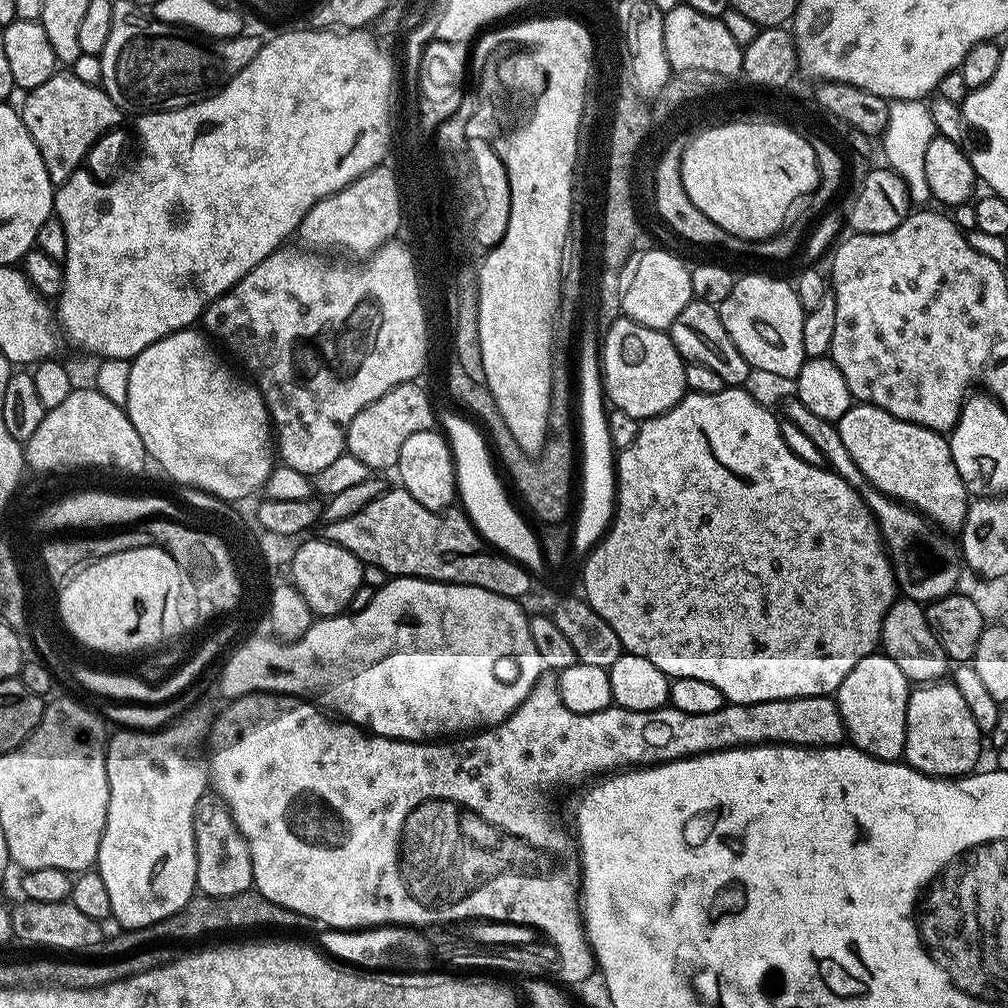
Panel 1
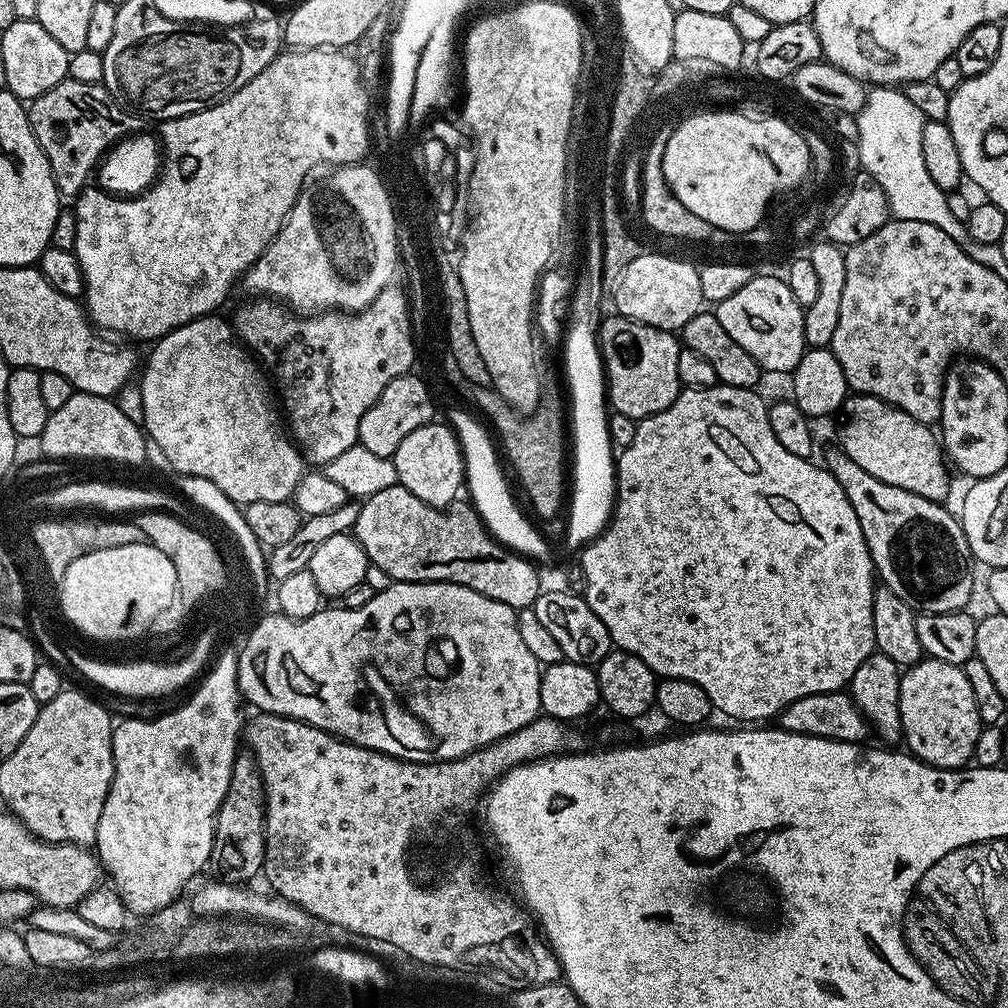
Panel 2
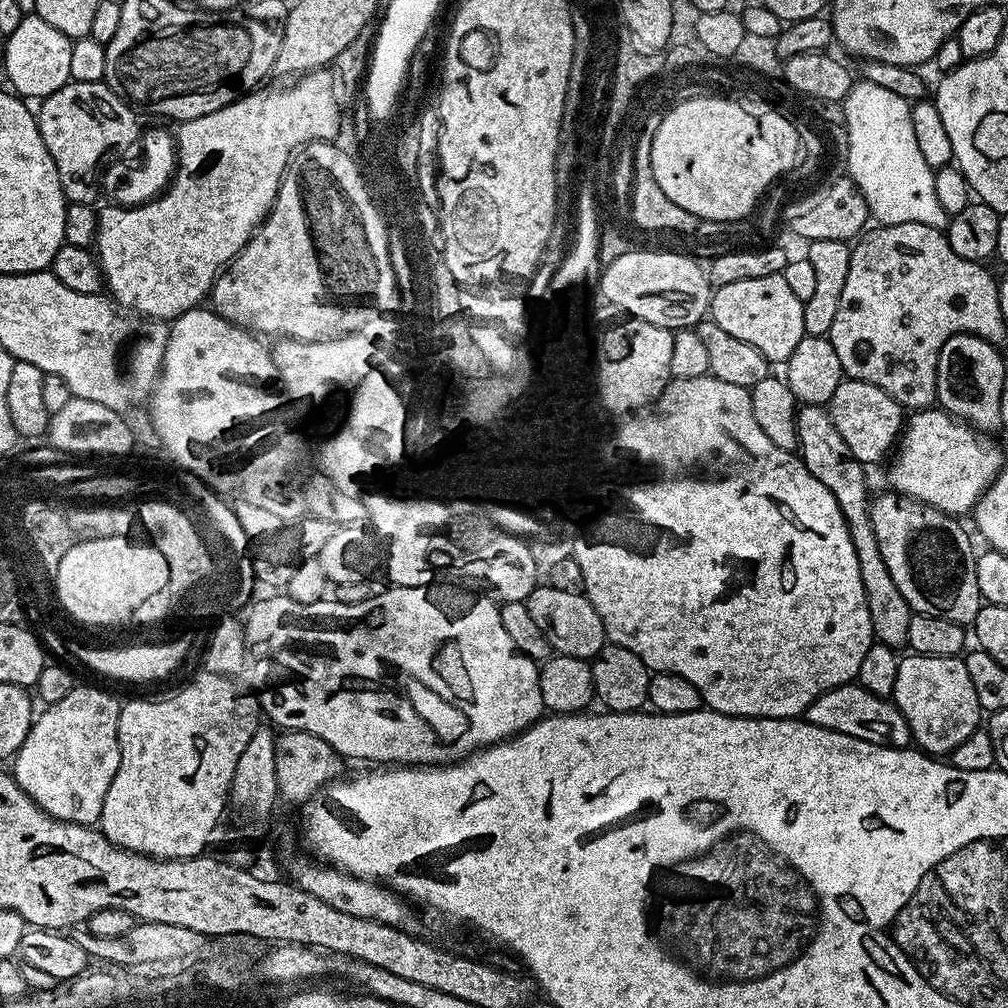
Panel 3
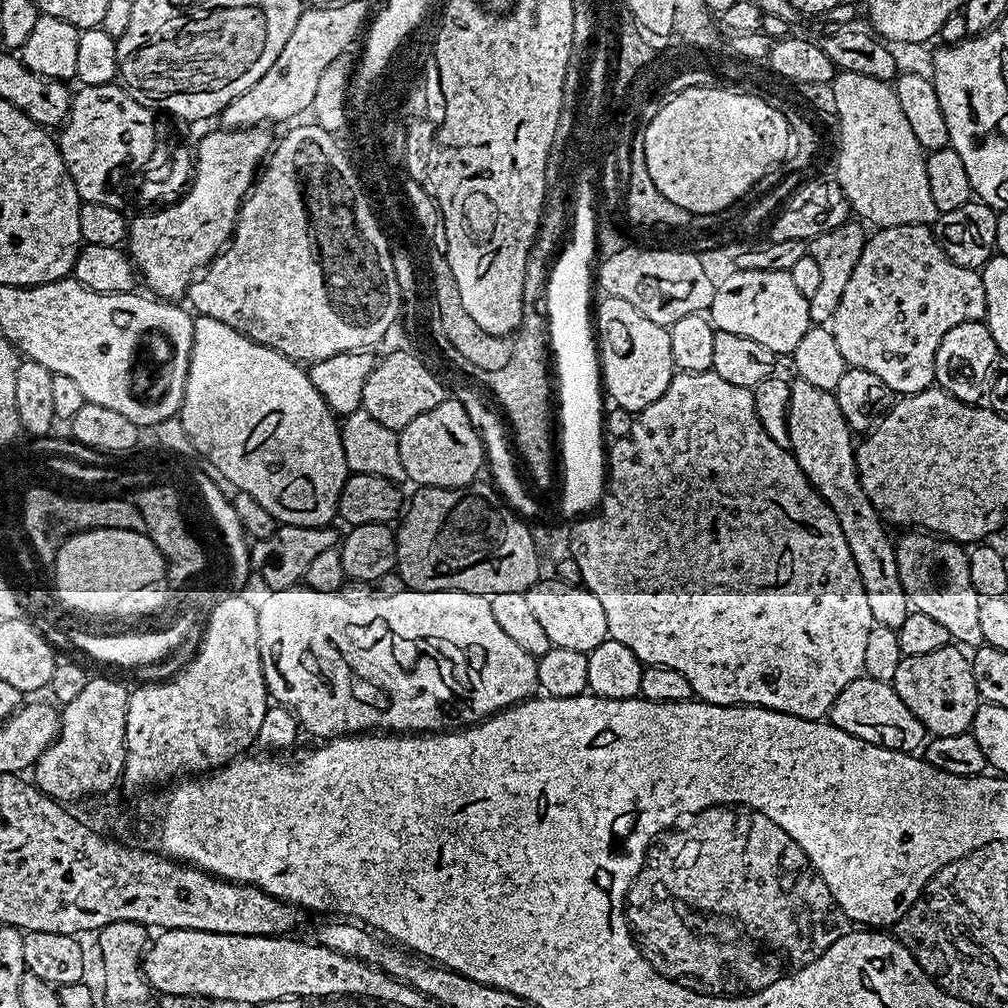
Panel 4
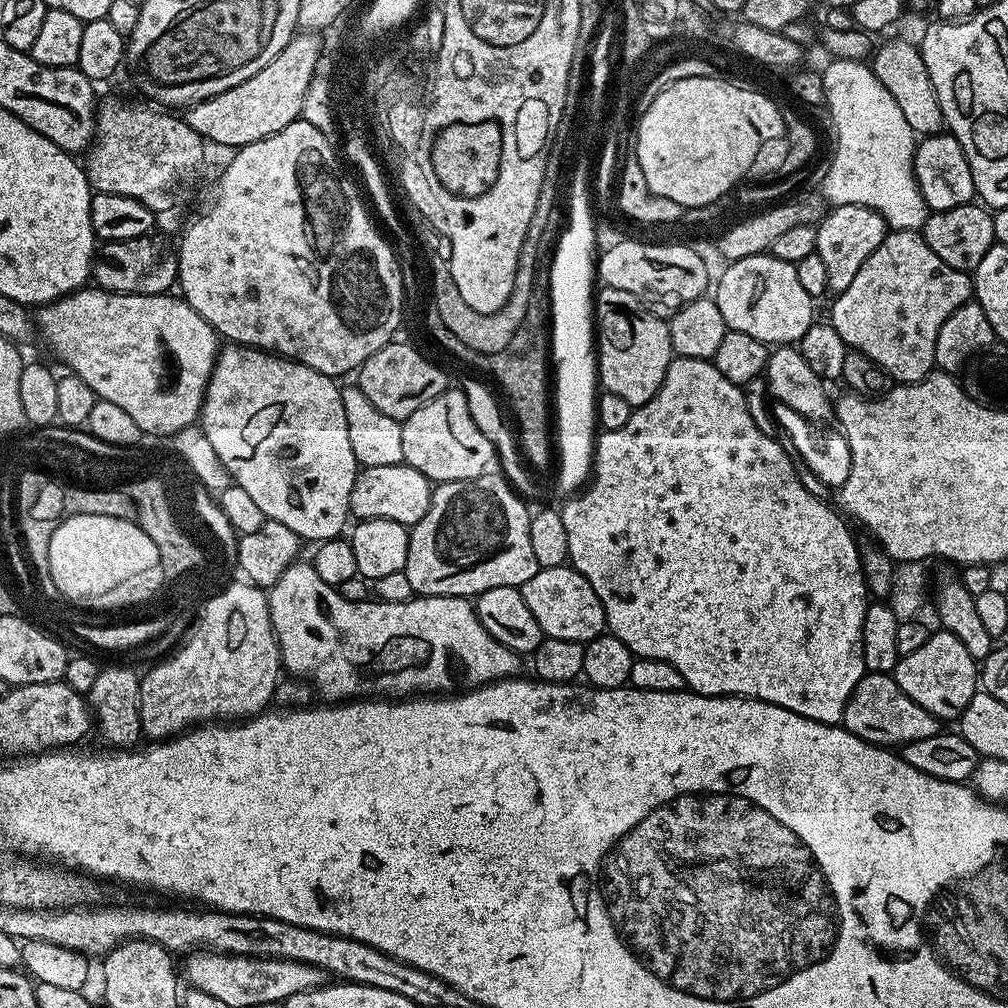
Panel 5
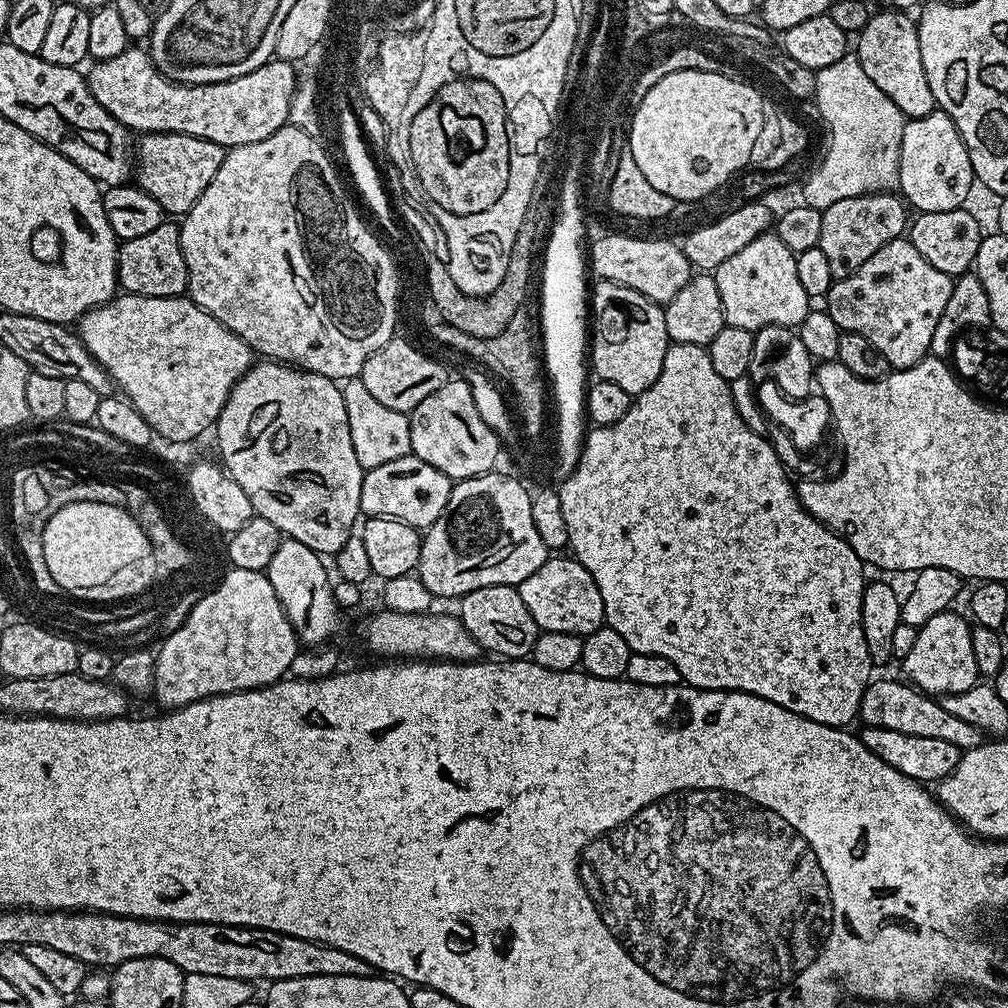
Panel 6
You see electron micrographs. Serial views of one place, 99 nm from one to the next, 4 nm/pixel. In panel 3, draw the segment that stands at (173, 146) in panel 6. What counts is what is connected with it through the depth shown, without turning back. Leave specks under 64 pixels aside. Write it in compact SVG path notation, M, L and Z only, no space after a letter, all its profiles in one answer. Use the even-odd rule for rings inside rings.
M72 80L54 90L54 94L43 97L39 104L38 123L42 142L46 142L46 150L50 150L54 166L58 166L58 178L62 182L64 197L69 204L95 205L96 194L98 196L96 167L115 148L137 143L142 132L142 125L136 121L137 113L103 82Z

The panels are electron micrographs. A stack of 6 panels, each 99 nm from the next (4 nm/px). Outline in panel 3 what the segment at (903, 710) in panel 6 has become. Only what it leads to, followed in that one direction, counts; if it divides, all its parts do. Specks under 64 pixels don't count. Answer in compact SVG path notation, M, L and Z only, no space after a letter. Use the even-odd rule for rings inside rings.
M858 682L843 684L824 692L809 706L806 719L814 726L822 726L838 734L850 734L850 738L862 738L862 742L870 742L883 748L906 748L912 740L906 718L897 710L895 703L866 690Z

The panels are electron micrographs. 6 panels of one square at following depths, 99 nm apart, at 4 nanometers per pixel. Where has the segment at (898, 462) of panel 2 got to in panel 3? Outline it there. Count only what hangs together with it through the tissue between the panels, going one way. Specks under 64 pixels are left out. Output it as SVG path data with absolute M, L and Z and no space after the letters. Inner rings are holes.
M841 380L838 390L834 390L834 398L830 398L826 407L834 426L838 426L838 434L842 434L846 446L850 446L850 454L865 466L878 463L897 447L906 423L906 412L899 402L890 398L886 390L861 380Z

